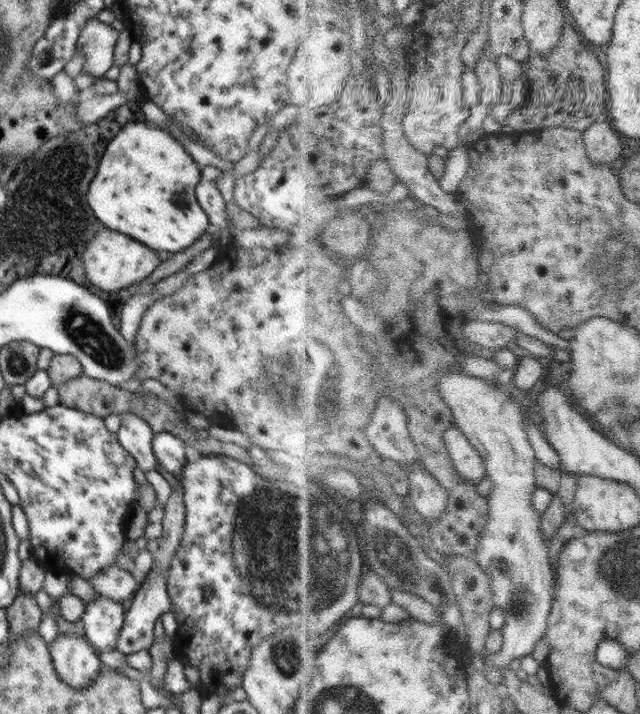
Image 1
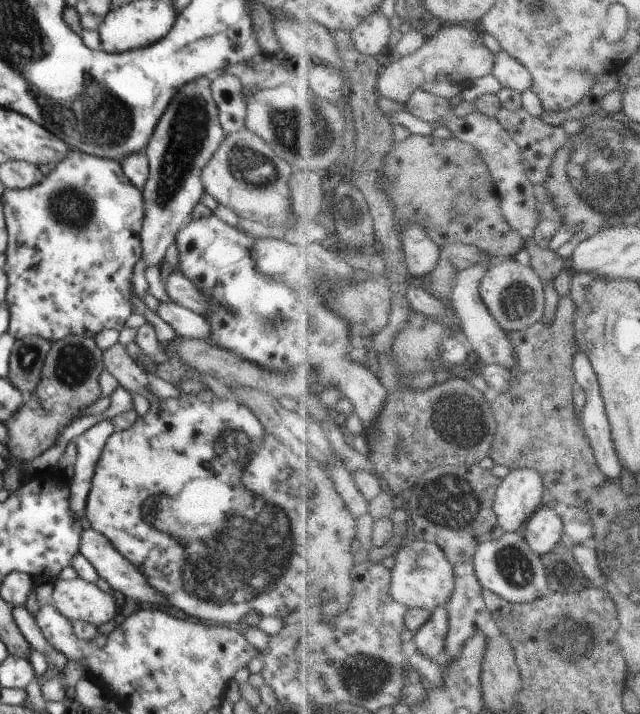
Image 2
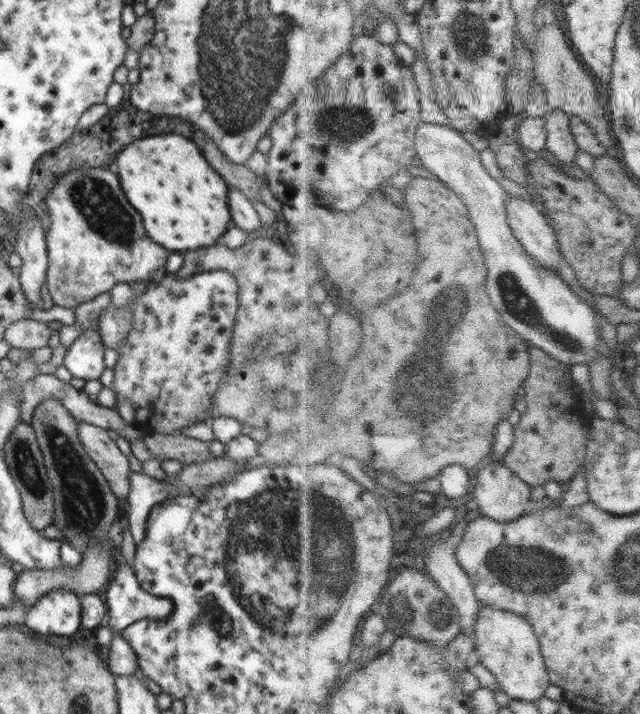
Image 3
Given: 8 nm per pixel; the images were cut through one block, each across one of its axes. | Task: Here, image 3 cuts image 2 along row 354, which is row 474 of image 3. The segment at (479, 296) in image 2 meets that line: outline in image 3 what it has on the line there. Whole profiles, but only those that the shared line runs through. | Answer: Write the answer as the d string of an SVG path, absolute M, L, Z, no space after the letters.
M493 458L493 461L478 473L473 504L480 506L483 514L494 517L498 522L510 523L527 514L533 500L532 488L531 484L520 478L506 463Z

